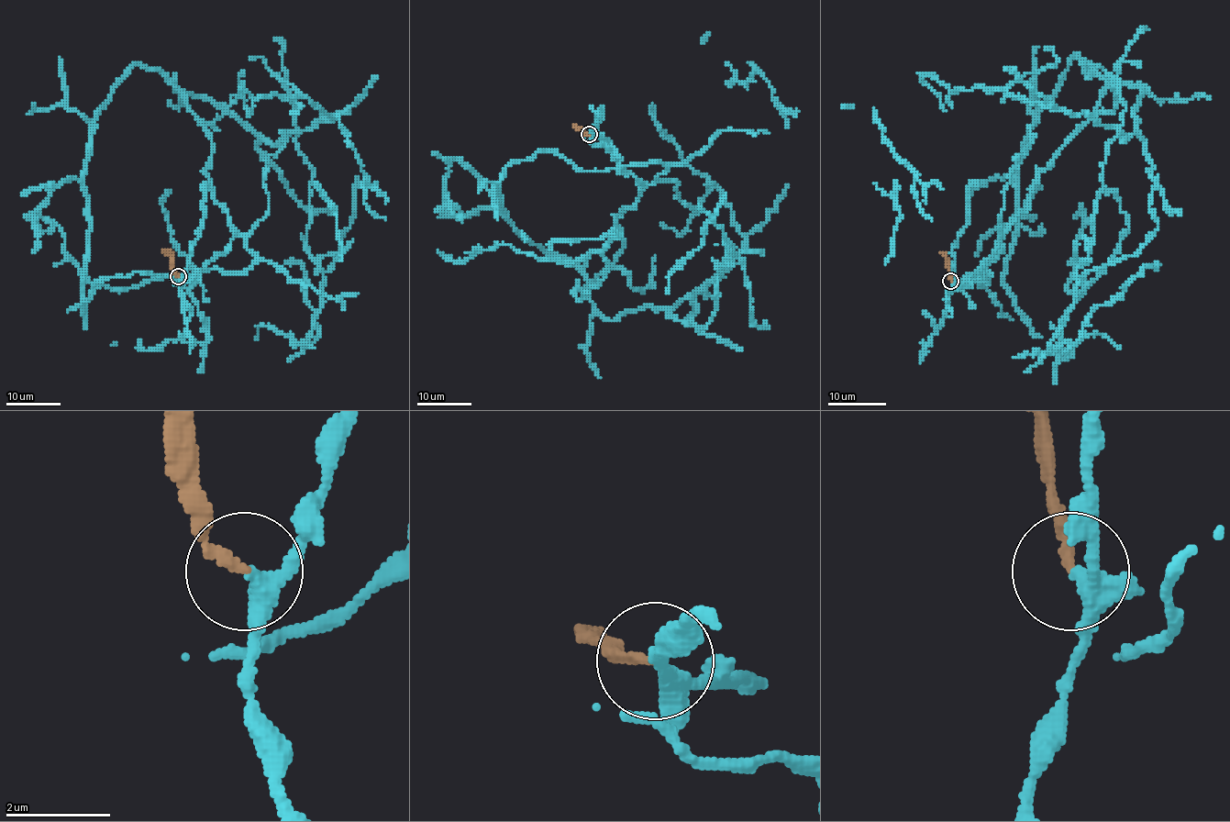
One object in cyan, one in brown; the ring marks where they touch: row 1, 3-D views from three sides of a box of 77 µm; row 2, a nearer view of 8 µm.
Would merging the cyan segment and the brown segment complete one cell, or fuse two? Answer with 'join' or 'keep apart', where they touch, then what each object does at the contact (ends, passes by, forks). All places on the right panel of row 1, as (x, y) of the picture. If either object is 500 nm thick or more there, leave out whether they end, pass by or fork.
keep apart; at (950, 281); cyan forks there; brown ends there

